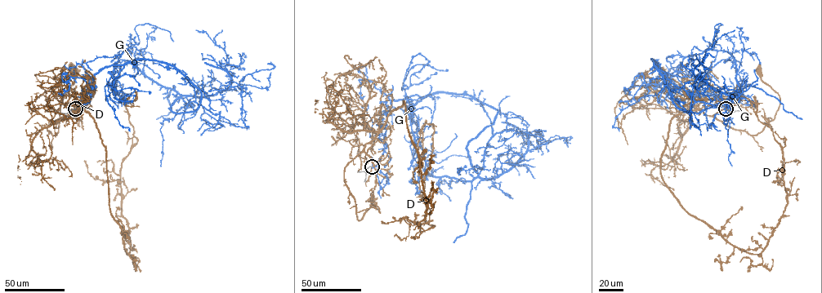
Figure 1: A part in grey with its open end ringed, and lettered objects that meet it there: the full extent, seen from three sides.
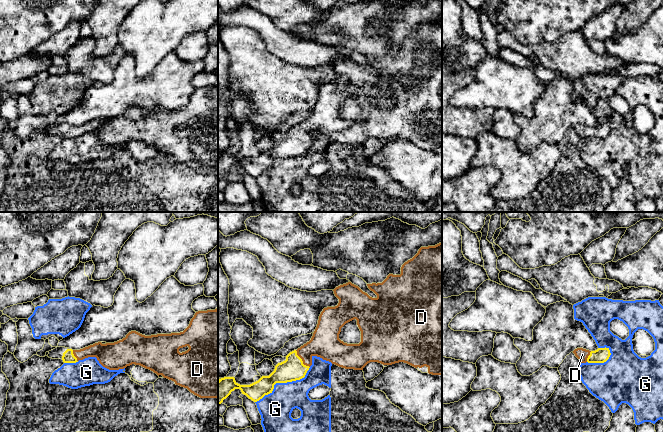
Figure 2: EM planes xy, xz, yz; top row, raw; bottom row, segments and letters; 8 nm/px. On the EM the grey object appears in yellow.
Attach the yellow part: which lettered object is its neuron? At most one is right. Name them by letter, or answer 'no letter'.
D

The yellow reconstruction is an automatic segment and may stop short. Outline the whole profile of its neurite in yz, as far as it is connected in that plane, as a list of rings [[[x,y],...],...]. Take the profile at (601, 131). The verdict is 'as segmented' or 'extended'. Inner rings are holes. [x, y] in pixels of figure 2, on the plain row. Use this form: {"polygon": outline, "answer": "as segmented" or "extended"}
{"polygon": [[[577,124],[573,127],[575,132],[581,139],[604,139],[606,138],[611,129],[609,124],[598,124],[595,127],[589,127],[583,124]]], "answer": "extended"}

